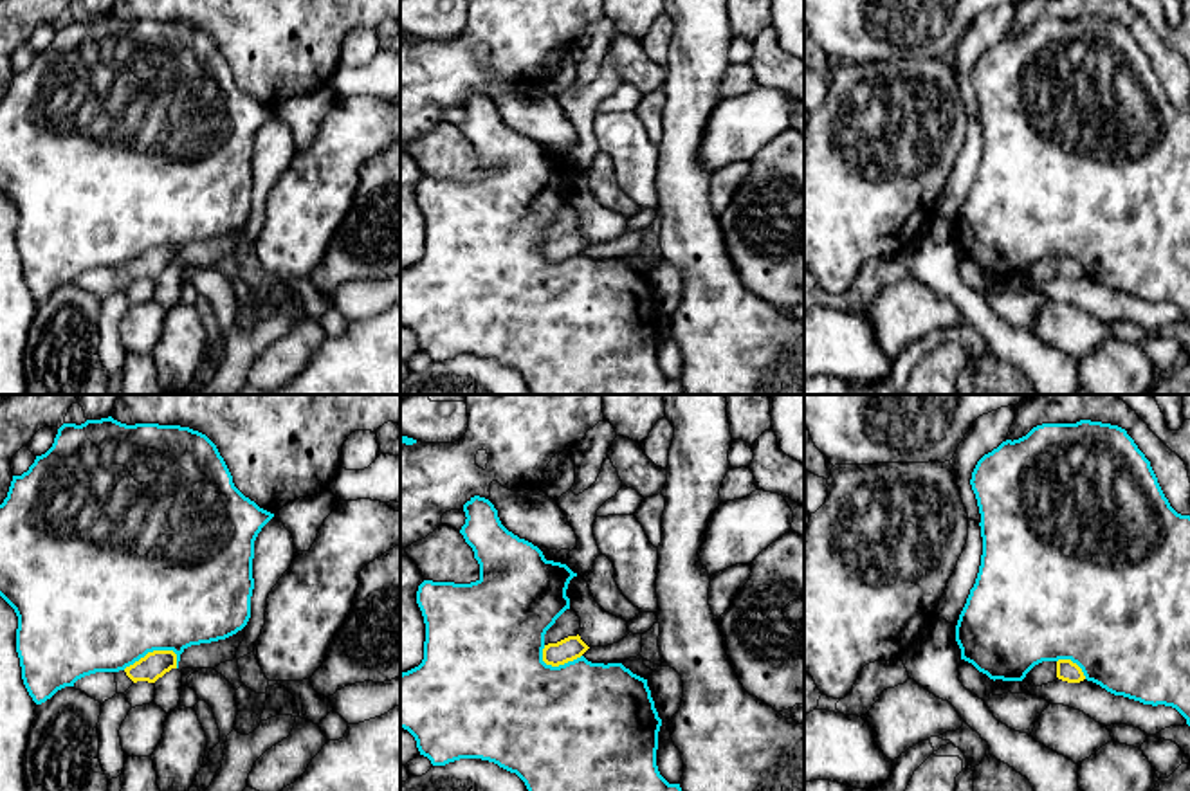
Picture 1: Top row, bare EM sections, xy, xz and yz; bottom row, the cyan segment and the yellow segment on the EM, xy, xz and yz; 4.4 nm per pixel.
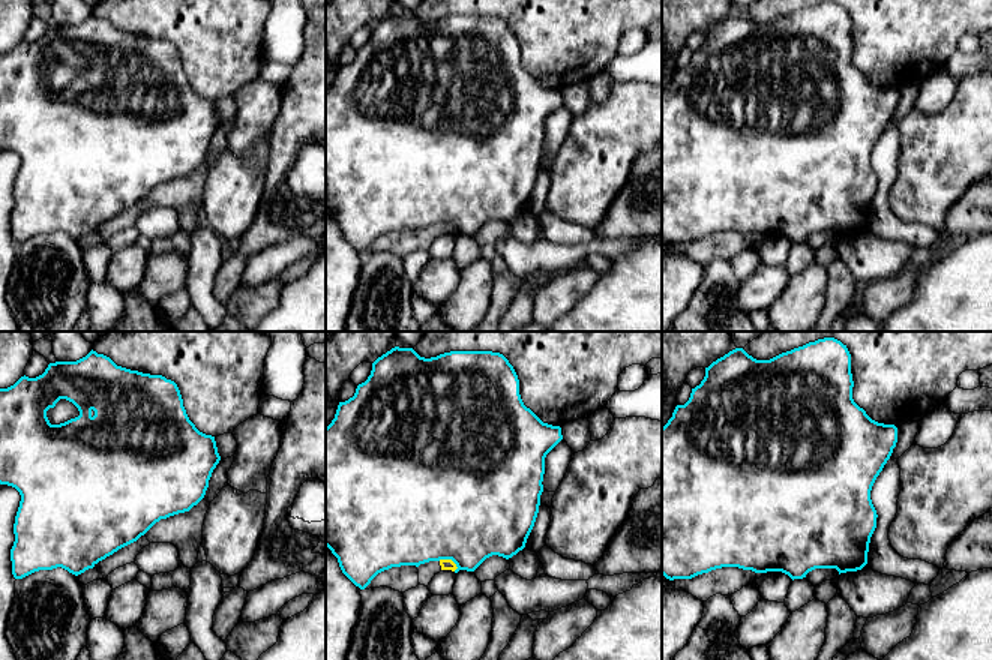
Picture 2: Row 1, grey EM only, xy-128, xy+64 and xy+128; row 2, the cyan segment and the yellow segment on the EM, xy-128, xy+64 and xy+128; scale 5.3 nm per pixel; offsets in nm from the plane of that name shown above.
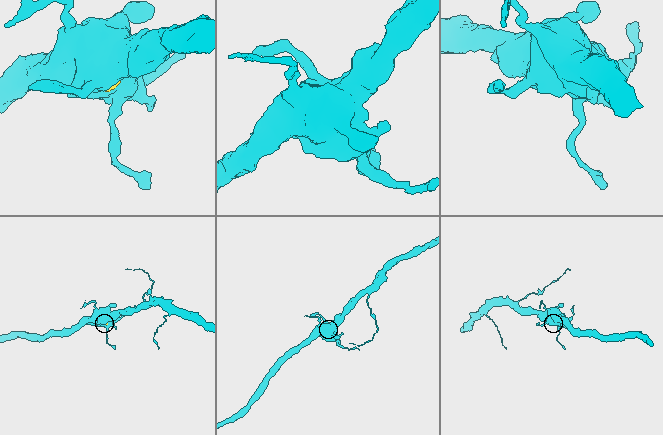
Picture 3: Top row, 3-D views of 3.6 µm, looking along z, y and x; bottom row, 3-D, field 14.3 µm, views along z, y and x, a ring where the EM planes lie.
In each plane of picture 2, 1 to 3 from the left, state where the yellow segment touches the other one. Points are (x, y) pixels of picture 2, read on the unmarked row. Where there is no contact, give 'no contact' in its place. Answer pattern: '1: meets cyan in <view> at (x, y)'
1: no contact
2: meets cyan in xy+64 at (449, 222)
3: no contact

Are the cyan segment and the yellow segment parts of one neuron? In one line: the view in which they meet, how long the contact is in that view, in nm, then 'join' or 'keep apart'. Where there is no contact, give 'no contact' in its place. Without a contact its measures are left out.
meets cyan in xy; contact 260 nm long; keep apart

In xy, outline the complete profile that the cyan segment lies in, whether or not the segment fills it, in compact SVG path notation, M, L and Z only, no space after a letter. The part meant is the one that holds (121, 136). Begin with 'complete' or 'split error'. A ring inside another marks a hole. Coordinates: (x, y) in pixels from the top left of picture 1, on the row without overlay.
complete; M112 13L87 16L81 22L63 20L52 43L36 52L27 68L13 72L7 94L0 101L0 193L18 213L16 249L32 297L41 301L58 286L74 283L78 276L96 268L124 267L153 247L173 247L178 265L180 250L188 243L225 236L242 227L251 214L254 137L272 114L274 110L260 105L234 83L216 41L198 27L159 20L126 22Z

